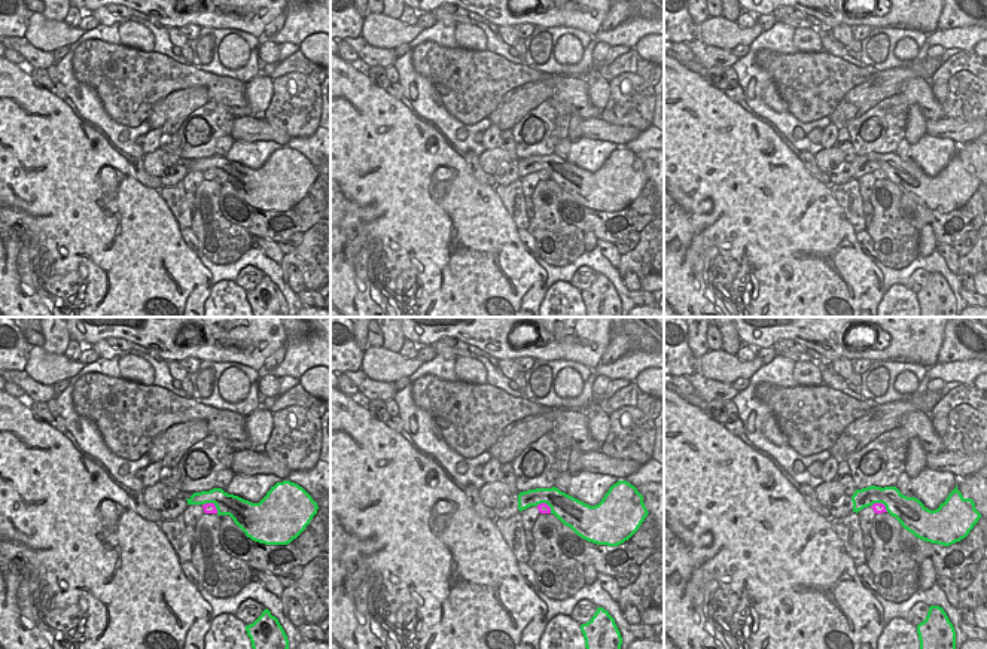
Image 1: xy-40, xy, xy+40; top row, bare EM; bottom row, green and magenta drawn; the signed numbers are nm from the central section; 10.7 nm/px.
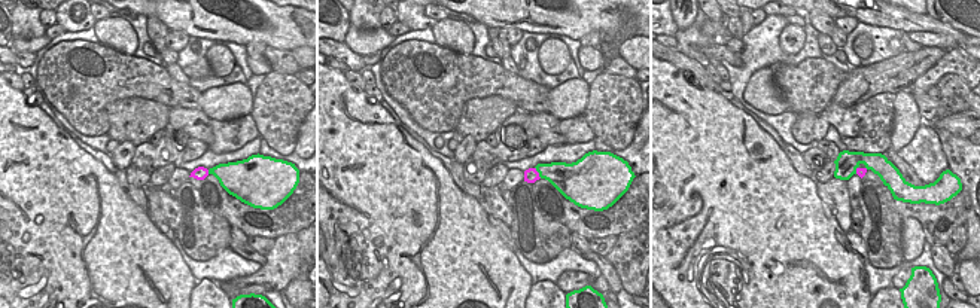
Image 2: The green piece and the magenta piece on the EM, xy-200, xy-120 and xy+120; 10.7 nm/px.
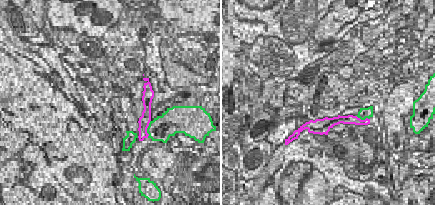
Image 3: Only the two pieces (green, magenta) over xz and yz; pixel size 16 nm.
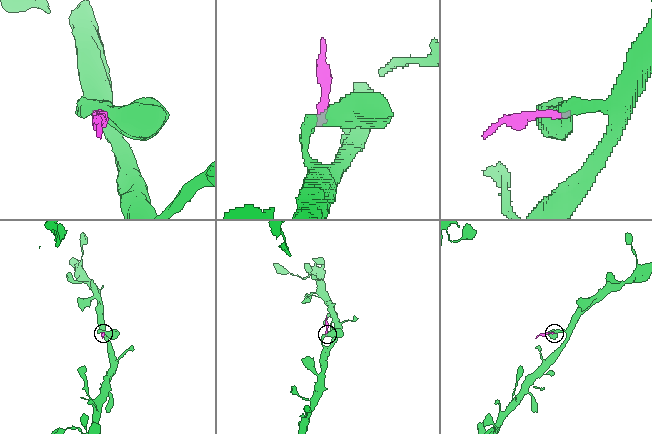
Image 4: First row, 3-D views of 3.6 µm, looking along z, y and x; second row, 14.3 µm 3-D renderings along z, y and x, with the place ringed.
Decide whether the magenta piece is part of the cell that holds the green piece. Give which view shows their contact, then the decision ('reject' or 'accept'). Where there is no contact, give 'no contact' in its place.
xy-40 | reject

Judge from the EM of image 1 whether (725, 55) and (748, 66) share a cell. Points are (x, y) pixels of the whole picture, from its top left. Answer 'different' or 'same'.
different

